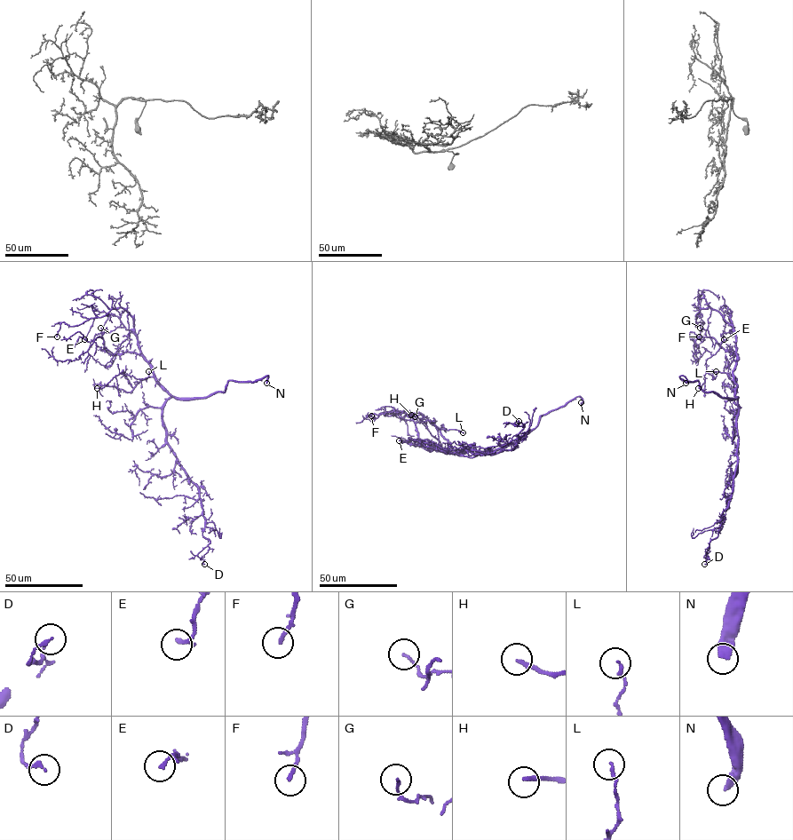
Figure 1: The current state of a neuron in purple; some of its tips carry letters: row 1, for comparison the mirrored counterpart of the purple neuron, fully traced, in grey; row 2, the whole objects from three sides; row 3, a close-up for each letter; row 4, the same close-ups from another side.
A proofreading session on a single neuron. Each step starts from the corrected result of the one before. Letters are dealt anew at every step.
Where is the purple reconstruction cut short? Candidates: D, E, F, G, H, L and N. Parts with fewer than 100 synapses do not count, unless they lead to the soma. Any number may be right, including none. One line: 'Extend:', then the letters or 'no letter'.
Extend: N

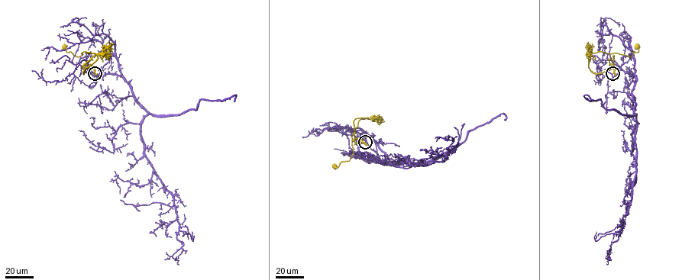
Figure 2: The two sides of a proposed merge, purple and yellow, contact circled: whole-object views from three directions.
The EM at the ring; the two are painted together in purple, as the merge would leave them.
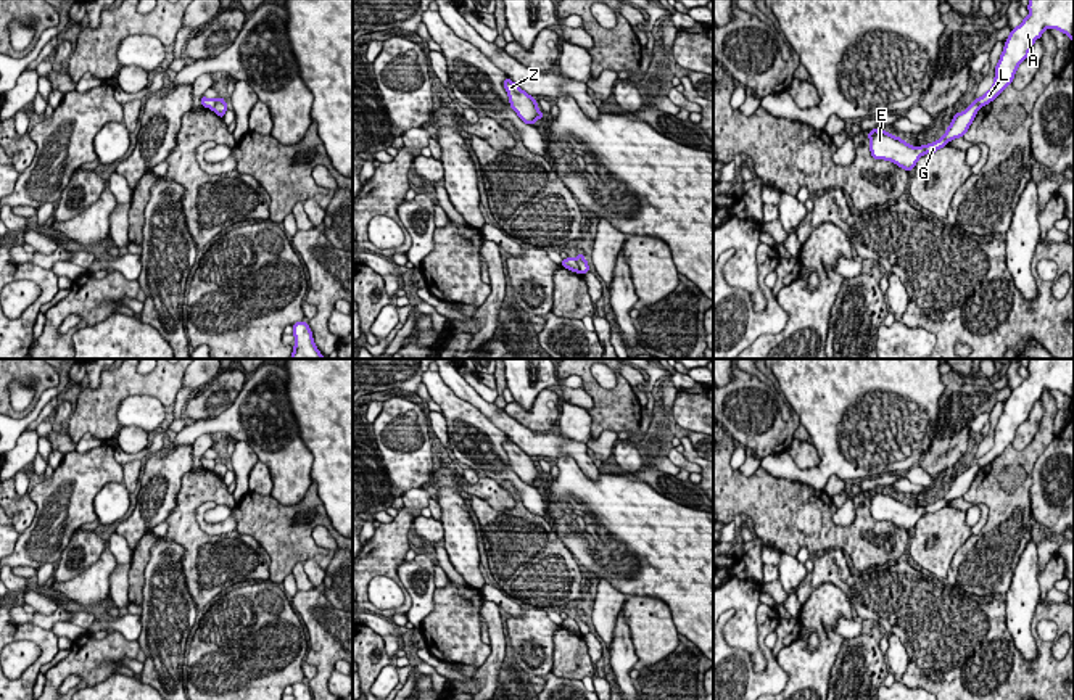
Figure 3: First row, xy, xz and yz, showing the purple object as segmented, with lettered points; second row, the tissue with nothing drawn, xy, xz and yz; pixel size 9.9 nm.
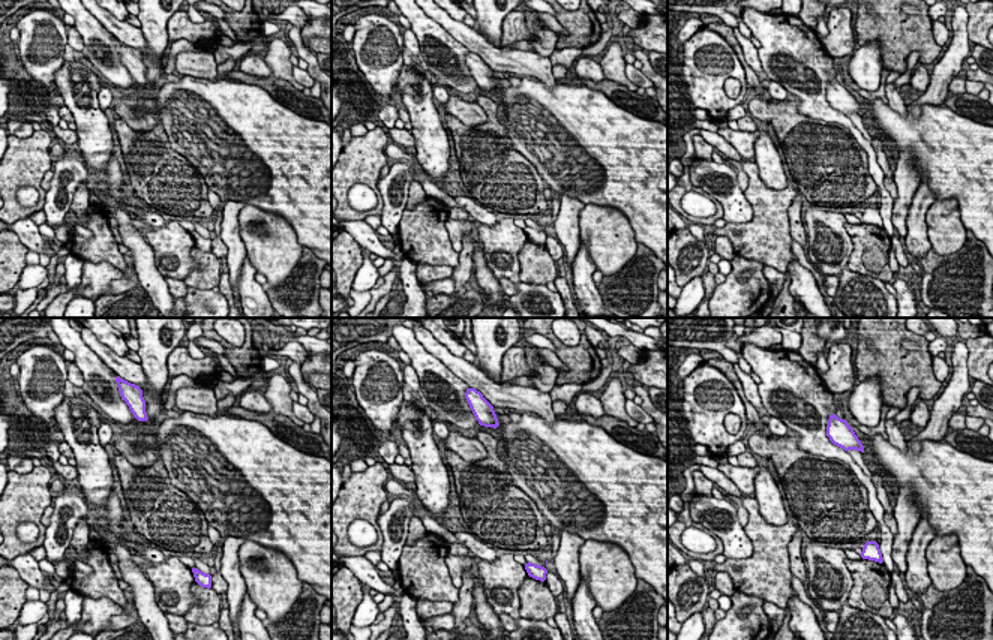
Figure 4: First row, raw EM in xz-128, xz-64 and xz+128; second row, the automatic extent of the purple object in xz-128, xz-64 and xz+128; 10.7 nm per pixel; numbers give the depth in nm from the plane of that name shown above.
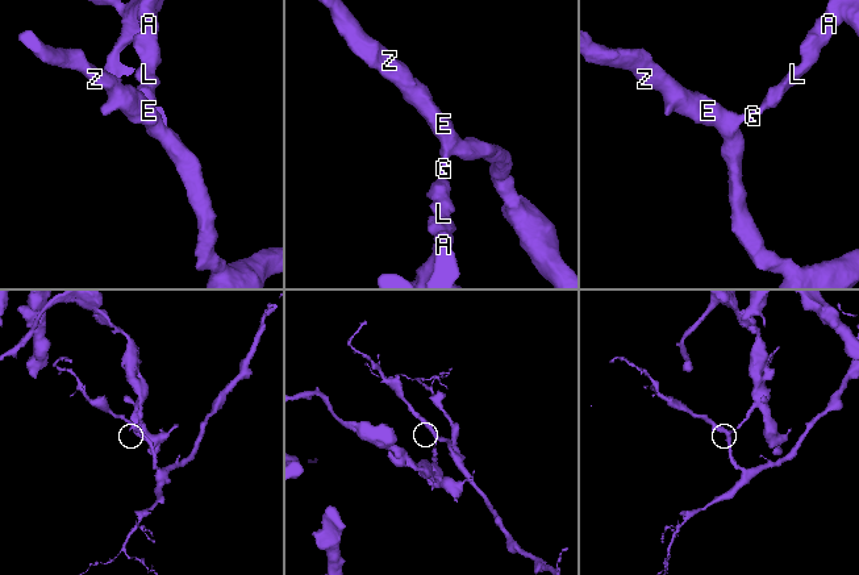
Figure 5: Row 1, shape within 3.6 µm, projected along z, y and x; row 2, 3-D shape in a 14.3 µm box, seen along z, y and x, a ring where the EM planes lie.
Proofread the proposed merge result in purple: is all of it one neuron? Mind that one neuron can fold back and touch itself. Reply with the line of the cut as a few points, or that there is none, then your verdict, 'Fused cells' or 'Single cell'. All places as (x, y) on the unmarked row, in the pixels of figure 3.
Split along xz (574, 620), (582, 633). Fused cells

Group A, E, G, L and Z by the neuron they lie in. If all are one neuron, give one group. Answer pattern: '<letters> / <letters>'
A L / E G Z

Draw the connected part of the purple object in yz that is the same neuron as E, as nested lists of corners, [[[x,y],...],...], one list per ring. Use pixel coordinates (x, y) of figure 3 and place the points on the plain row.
[[[973,460],[973,463],[963,473],[955,473],[942,499],[918,509],[886,491],[871,489],[868,494],[871,517],[874,520],[890,521],[908,533],[916,526],[923,515],[936,513],[937,510],[947,507],[950,500],[963,497],[979,470],[981,467],[976,460]]]

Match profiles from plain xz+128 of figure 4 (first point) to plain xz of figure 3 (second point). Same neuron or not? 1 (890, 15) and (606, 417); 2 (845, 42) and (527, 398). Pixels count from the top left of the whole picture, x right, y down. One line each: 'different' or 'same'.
1: same
2: different

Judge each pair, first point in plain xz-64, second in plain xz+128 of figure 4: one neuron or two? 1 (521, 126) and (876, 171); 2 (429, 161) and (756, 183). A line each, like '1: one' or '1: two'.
1: two
2: two

